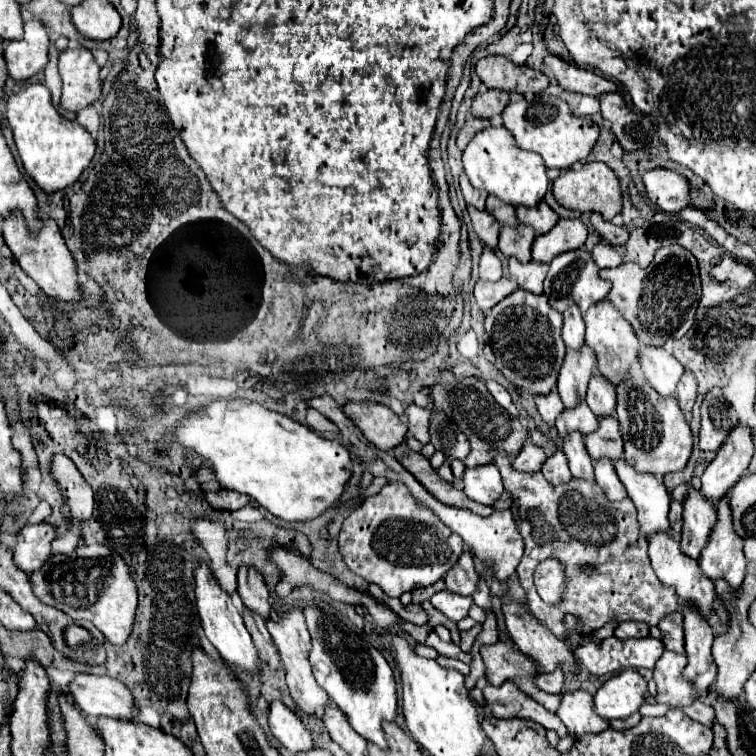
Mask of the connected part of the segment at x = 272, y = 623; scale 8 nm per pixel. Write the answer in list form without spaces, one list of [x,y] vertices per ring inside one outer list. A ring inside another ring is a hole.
[[[291,608],[287,612],[281,612],[277,620],[267,620],[267,630],[273,638],[273,644],[283,660],[283,666],[287,670],[287,686],[289,692],[293,696],[293,700],[297,702],[297,706],[305,712],[305,714],[323,714],[323,708],[329,704],[327,692],[317,684],[313,672],[311,672],[311,664],[309,664],[309,650],[311,650],[311,638],[309,638],[309,630],[305,626],[305,618],[301,608]]]

